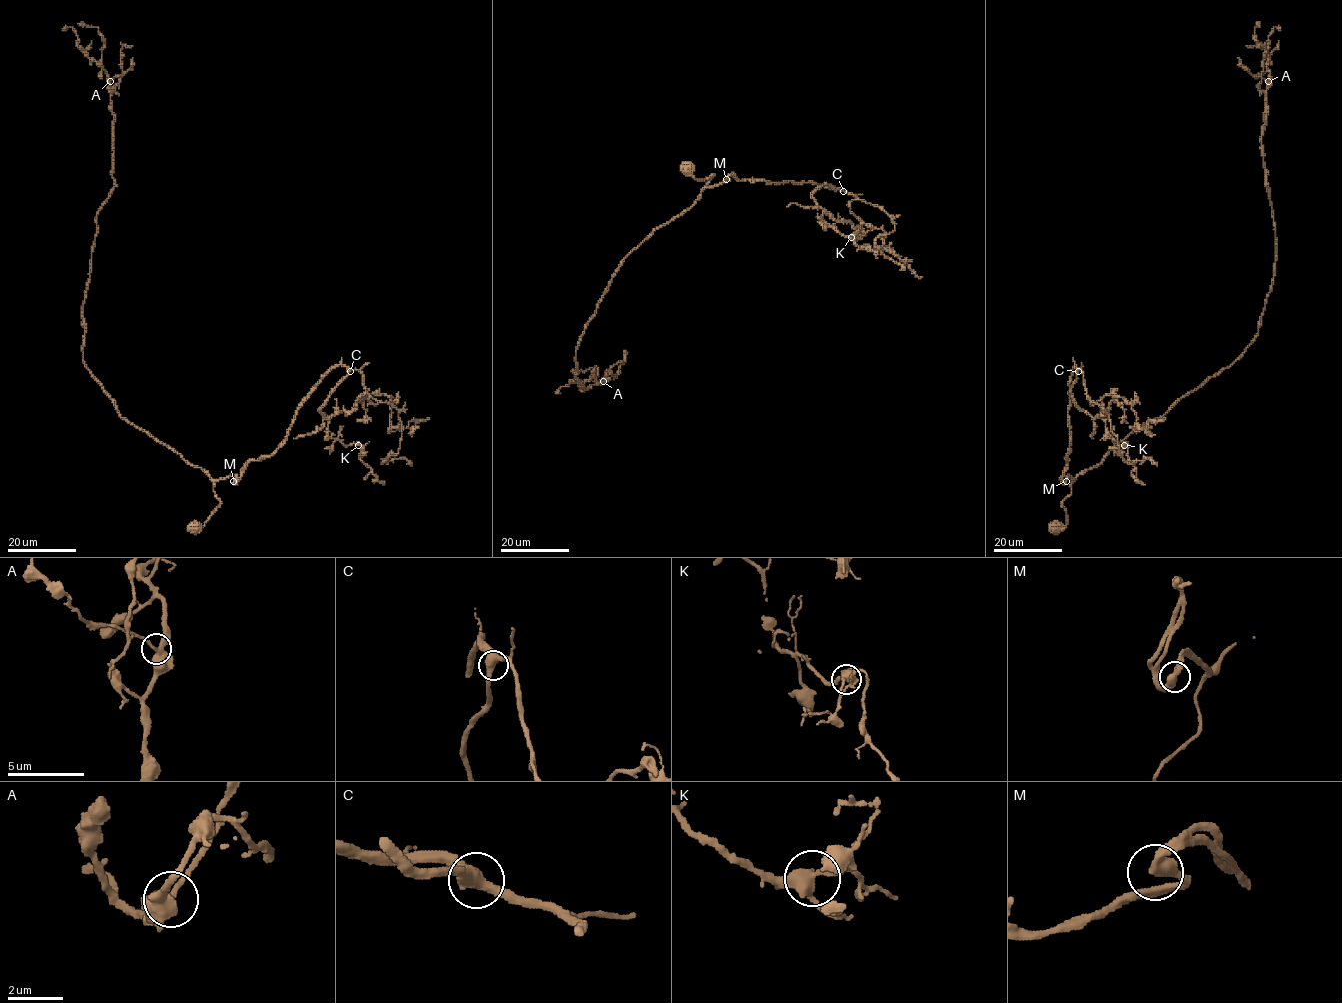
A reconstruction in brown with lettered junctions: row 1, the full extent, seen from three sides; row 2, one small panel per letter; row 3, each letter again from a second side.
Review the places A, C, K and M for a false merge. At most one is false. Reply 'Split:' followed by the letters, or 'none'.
Split: none

